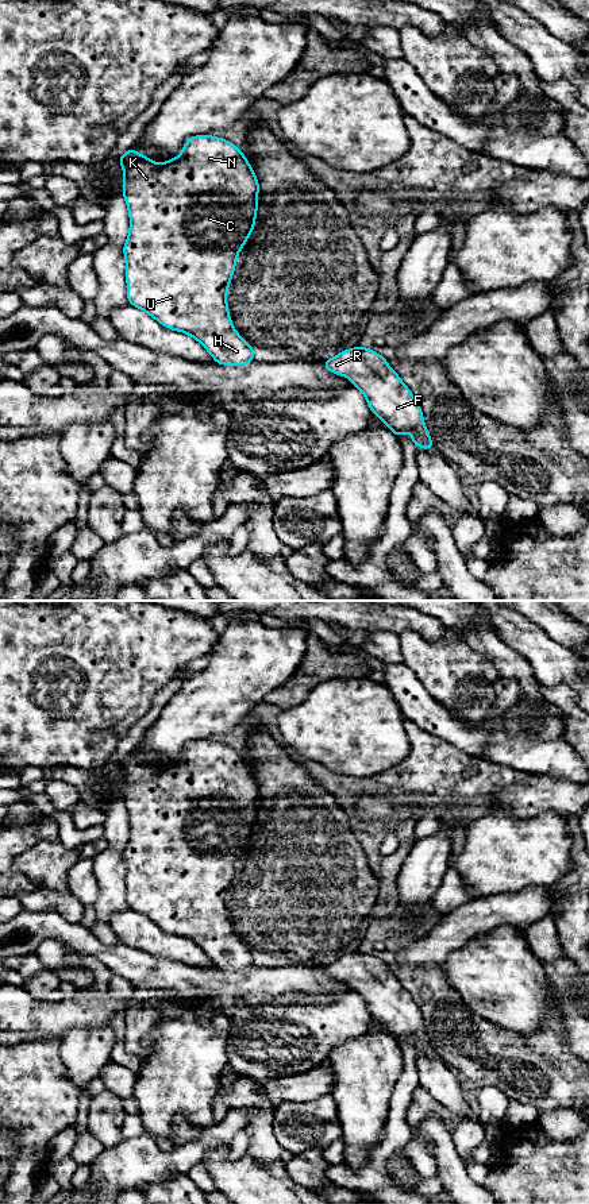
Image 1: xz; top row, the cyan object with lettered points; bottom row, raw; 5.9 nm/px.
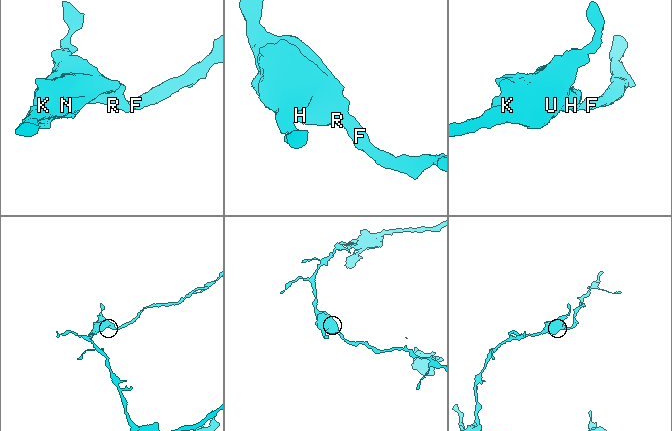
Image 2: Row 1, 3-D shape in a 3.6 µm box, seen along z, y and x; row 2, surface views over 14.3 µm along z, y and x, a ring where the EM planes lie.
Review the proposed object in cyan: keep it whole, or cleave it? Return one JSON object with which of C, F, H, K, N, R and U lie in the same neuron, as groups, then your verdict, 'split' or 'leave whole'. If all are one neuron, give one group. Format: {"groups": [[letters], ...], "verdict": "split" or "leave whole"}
{"groups": [["C", "F", "H", "K", "N", "R", "U"]], "verdict": "leave whole"}

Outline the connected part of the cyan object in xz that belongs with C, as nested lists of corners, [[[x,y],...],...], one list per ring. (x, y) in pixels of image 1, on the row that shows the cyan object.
[[[212,135],[190,136],[181,154],[154,163],[131,147],[119,159],[124,170],[123,197],[130,213],[130,234],[123,246],[127,300],[172,331],[193,336],[215,363],[245,366],[254,362],[254,348],[234,329],[227,306],[227,289],[236,256],[255,227],[259,184],[245,154],[231,142]]]

